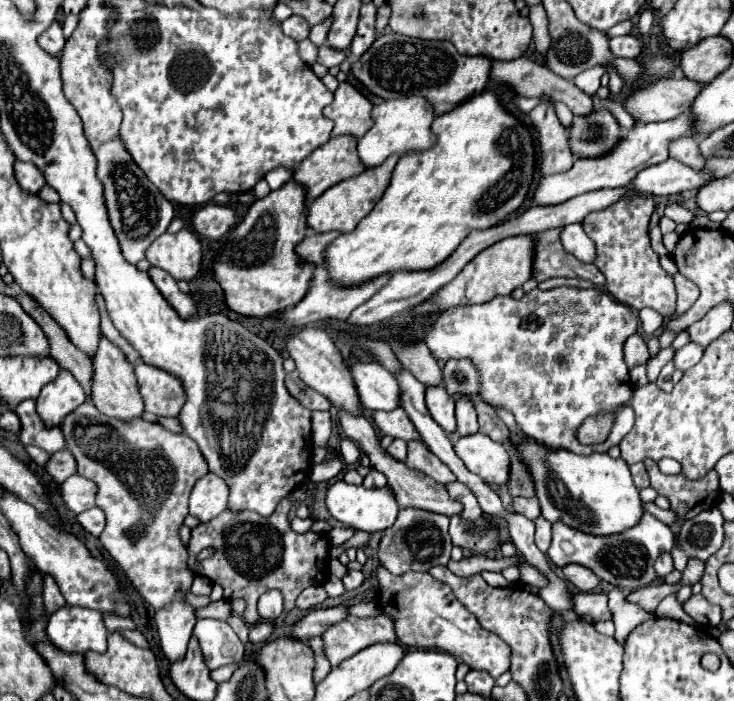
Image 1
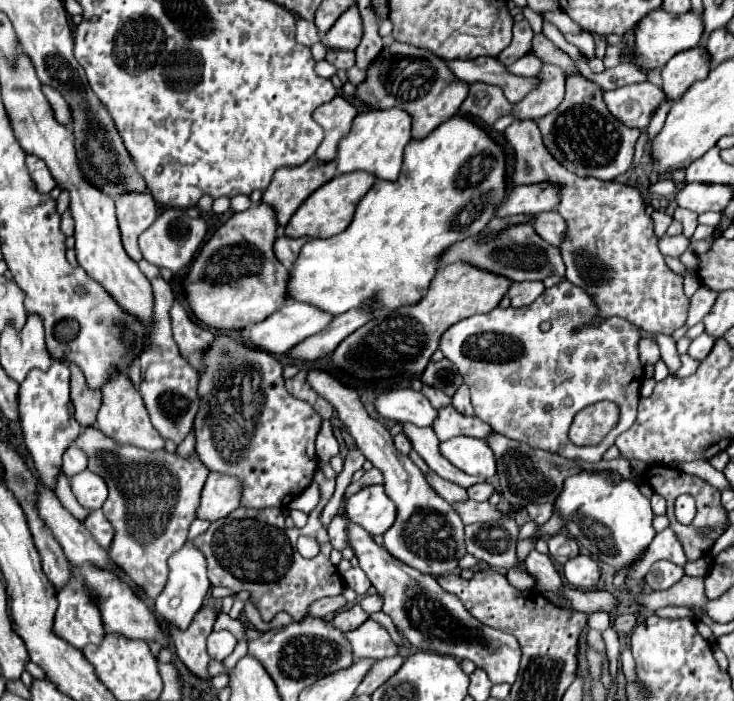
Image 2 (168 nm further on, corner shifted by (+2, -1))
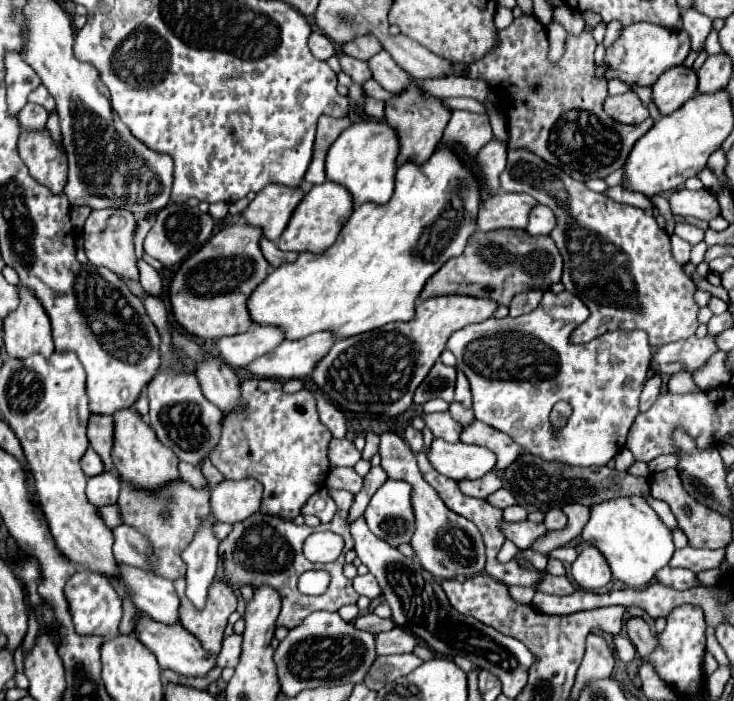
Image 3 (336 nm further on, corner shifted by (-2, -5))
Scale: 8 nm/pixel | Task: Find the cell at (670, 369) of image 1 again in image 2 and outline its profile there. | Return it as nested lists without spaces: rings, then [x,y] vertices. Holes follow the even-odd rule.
[[[680,355],[680,359],[682,359],[682,367],[674,373],[676,377],[688,377],[688,375],[692,375],[694,371],[696,371],[696,367],[698,367],[698,361],[696,359],[692,359],[690,355]]]

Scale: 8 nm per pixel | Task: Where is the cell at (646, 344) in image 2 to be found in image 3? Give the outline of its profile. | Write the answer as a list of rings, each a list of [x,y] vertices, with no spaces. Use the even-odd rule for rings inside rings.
[[[706,335],[704,339],[690,337],[686,341],[674,341],[662,345],[652,357],[652,371],[660,371],[664,375],[676,375],[680,371],[694,373],[718,351],[716,337]]]

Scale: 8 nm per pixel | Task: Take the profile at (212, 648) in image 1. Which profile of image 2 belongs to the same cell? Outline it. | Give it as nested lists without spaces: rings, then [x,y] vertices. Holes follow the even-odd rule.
[[[212,631],[208,635],[208,655],[216,661],[224,661],[236,647],[236,637],[230,631]]]

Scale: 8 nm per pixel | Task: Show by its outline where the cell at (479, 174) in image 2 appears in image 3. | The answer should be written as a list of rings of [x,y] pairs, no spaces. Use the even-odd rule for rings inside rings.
[[[448,147],[436,149],[422,167],[406,161],[396,171],[396,189],[388,205],[364,203],[356,207],[330,249],[318,255],[300,253],[296,263],[286,263],[268,273],[246,303],[252,323],[280,327],[284,339],[294,341],[318,331],[330,331],[334,339],[346,339],[392,321],[410,321],[424,283],[450,257],[460,255],[466,239],[476,231],[480,185],[478,173],[466,167]]]

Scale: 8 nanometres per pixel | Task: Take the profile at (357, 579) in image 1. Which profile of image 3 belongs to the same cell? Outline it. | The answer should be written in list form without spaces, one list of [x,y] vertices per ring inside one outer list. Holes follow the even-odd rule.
[[[366,573],[366,575],[356,575],[356,577],[354,577],[354,589],[356,589],[358,595],[366,595],[366,597],[370,597],[370,599],[380,597],[380,593],[382,593],[378,581],[376,581],[370,573]]]

